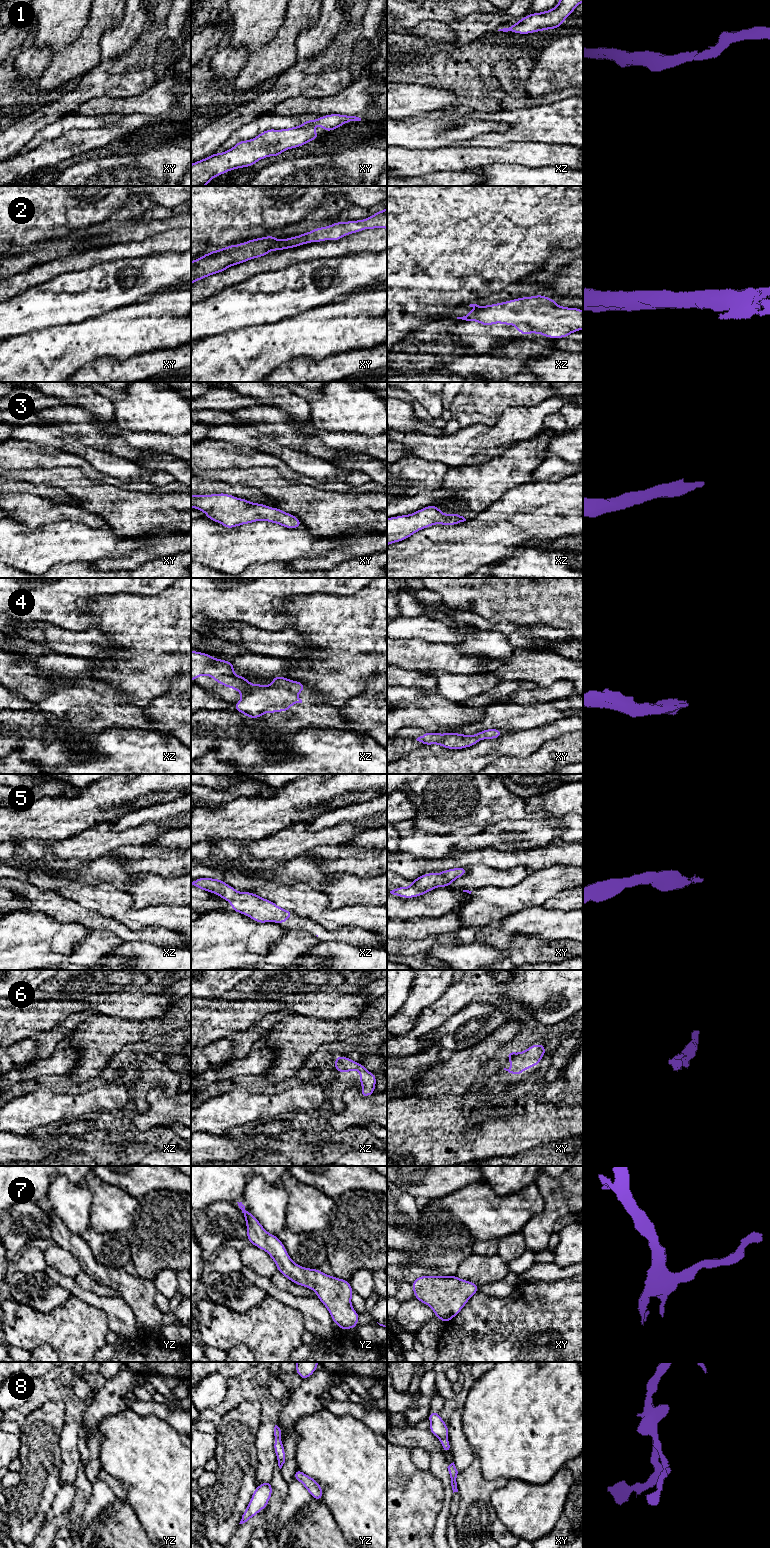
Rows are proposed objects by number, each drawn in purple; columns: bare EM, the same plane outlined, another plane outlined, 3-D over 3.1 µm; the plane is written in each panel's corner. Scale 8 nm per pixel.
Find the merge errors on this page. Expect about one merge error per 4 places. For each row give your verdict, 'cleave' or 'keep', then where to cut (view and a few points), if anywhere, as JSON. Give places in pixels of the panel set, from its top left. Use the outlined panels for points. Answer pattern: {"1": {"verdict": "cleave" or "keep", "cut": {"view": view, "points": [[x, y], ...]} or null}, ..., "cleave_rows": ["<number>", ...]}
{"1": {"verdict": "keep", "cut": null}, "2": {"verdict": "keep", "cut": null}, "3": {"verdict": "keep", "cut": null}, "4": {"verdict": "keep", "cut": null}, "5": {"verdict": "keep", "cut": null}, "6": {"verdict": "keep", "cut": null}, "7": {"verdict": "keep", "cut": null}, "8": {"verdict": "keep", "cut": null}, "cleave_rows": []}

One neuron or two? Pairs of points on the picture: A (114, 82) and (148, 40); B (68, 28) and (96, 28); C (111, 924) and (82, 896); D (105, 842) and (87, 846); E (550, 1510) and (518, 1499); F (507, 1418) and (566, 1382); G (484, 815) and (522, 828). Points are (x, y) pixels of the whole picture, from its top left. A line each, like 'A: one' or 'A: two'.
A: one
B: two
C: two
D: one
E: one
F: one
G: two

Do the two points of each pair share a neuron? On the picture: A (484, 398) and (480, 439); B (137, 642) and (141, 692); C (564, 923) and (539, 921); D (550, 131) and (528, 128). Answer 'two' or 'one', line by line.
A: two
B: one
C: one
D: one

